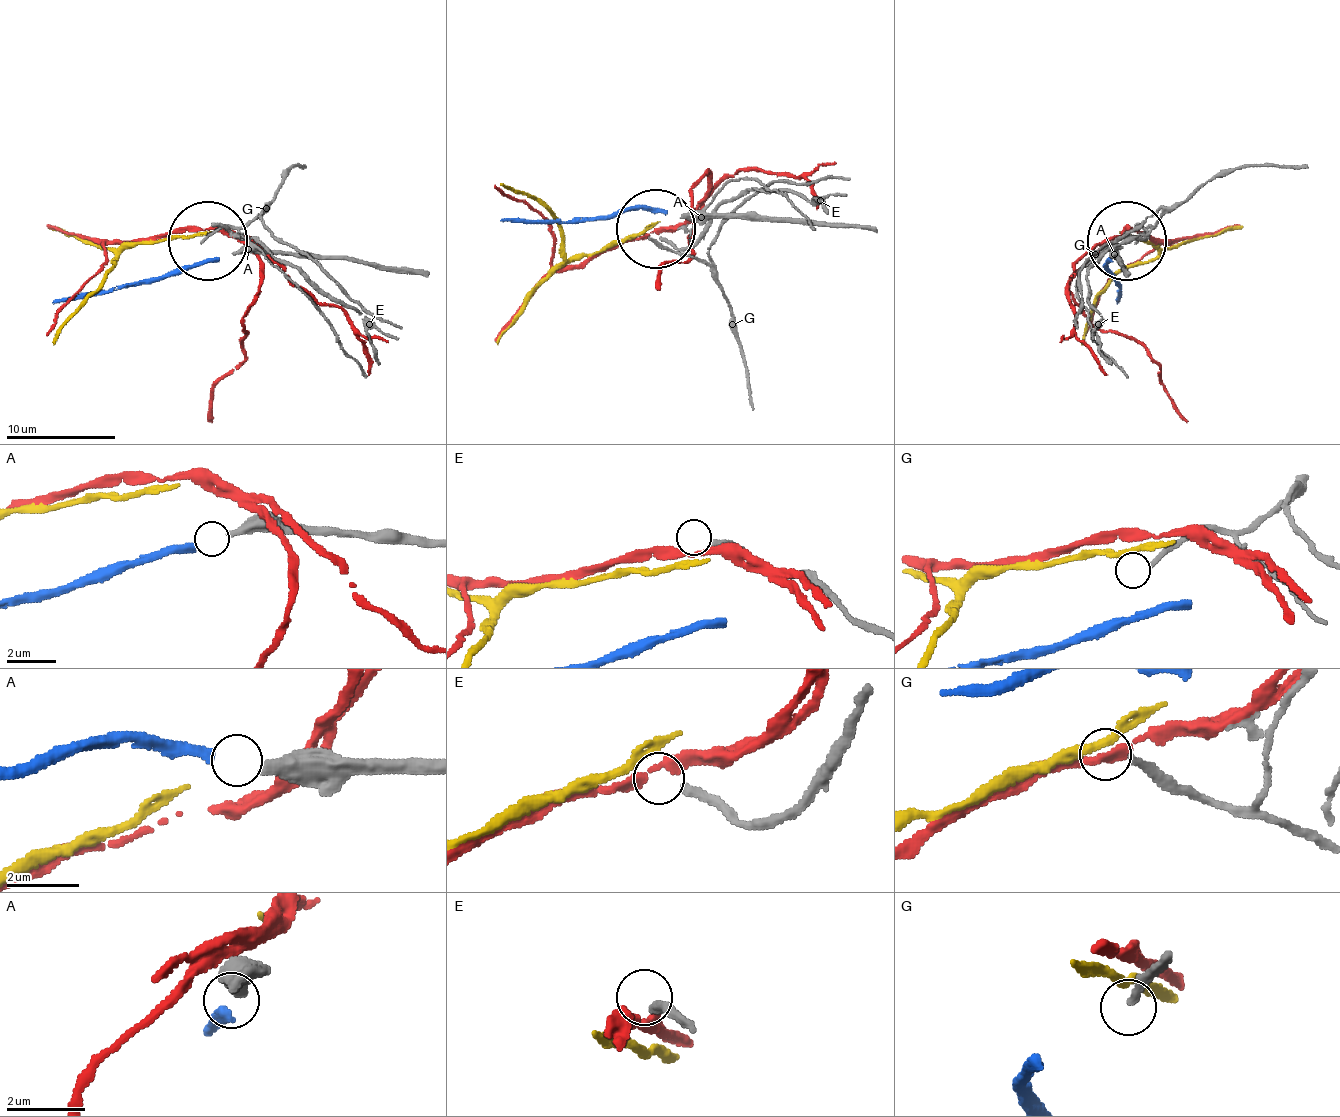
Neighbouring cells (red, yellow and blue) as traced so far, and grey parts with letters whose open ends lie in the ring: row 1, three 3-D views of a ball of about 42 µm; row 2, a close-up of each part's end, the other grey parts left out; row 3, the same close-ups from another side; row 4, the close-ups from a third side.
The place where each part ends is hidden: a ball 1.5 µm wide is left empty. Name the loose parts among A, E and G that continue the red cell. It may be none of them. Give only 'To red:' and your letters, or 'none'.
To red: none

